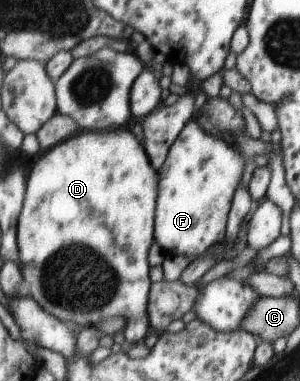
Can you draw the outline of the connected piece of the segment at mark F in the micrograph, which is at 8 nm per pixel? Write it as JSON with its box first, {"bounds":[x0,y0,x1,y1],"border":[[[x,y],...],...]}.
{"bounds":[154,119,244,256],"border":[[[190,119],[174,142],[169,146],[166,158],[160,168],[162,170],[162,194],[158,194],[158,222],[154,222],[154,238],[158,238],[158,246],[165,255],[198,256],[206,252],[214,242],[222,240],[226,214],[232,208],[233,196],[244,170],[243,156],[236,150],[234,144],[224,142]]]}

